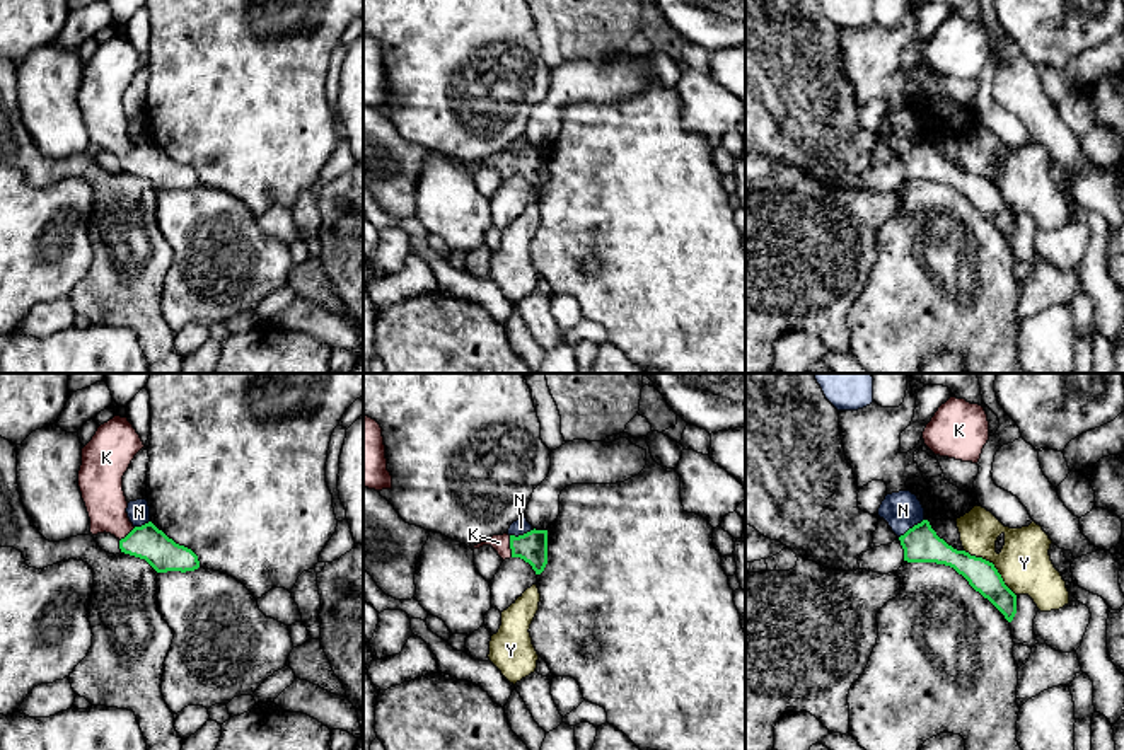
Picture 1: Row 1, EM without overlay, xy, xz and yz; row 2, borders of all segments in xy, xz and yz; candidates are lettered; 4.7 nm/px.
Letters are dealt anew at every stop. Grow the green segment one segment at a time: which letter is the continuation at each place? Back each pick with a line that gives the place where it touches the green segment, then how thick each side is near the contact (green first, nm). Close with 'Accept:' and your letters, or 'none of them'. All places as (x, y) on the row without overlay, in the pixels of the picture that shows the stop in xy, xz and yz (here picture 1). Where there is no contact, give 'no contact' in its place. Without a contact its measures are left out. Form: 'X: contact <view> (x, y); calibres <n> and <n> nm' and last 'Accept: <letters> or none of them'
K: contact xz (510, 164); calibres 140 and 80 nm
Accept: K

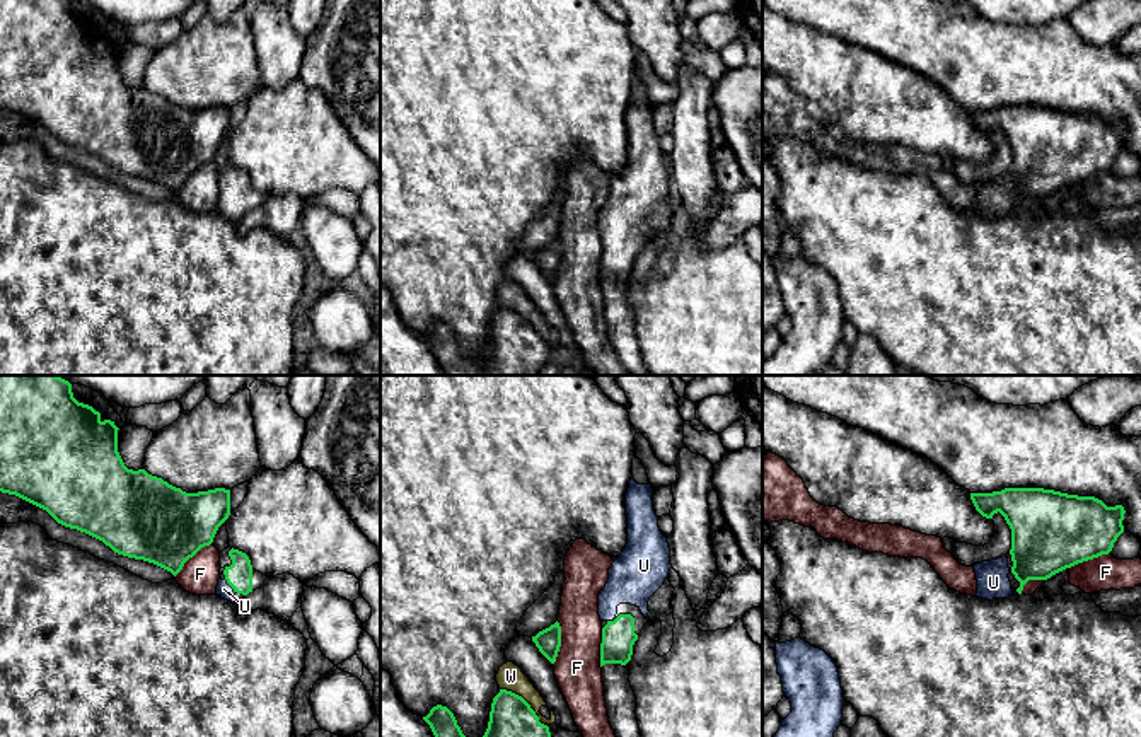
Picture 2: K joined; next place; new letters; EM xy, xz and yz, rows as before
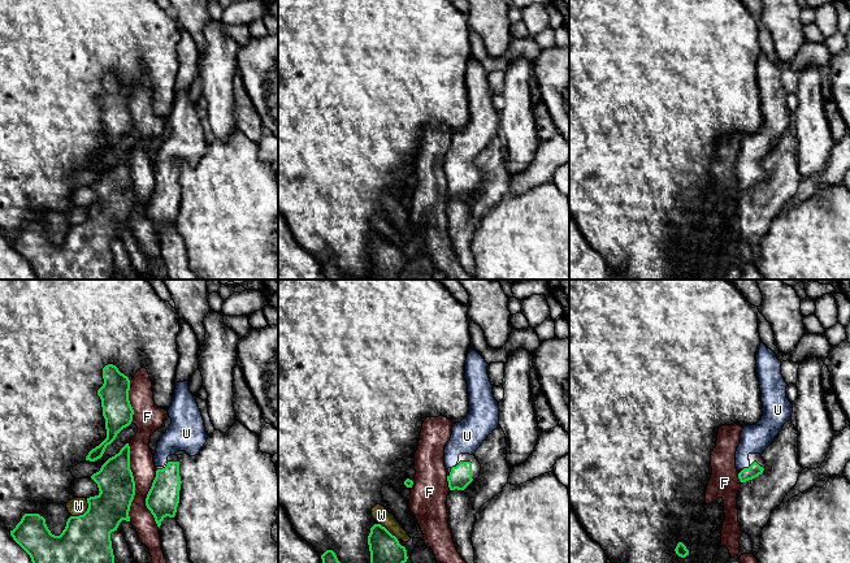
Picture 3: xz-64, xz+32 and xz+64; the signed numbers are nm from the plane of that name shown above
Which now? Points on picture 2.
U: contact xy (229, 202); calibres 130 and 70 nm
Accept: U

